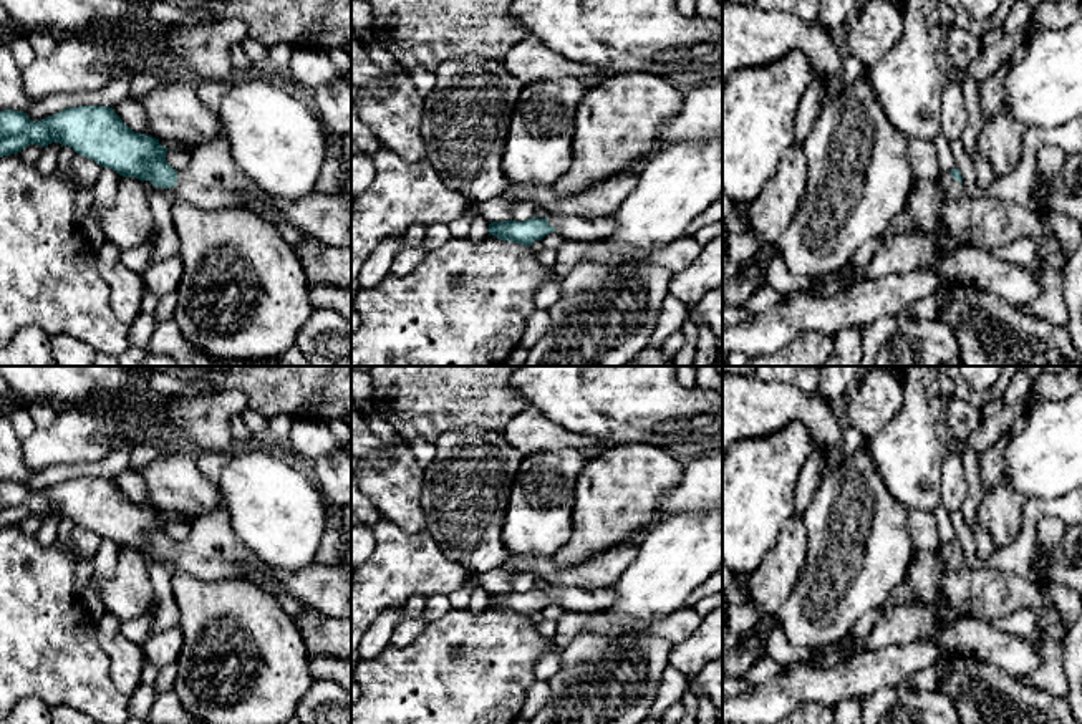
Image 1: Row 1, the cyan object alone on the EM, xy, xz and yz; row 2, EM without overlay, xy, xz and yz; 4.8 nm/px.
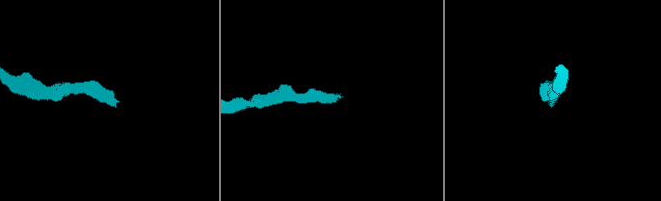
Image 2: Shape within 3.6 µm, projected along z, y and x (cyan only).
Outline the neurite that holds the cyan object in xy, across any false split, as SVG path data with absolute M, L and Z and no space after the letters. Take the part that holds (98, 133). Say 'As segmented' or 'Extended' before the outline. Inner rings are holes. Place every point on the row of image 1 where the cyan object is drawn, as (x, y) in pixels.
Extended. M109 106L68 108L41 121L31 121L23 111L0 111L0 157L18 154L30 144L46 147L51 142L70 146L76 154L93 159L123 177L136 177L142 182L149 181L152 187L171 189L176 197L184 197L199 210L252 210L250 200L260 199L285 225L321 244L351 245L351 194L313 194L298 200L267 194L235 166L224 138L194 147L187 167L176 171L167 164L167 147L161 146L159 139L134 133Z

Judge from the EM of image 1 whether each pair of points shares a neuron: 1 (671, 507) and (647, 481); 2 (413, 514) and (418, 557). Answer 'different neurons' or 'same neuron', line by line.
1: different neurons
2: different neurons

